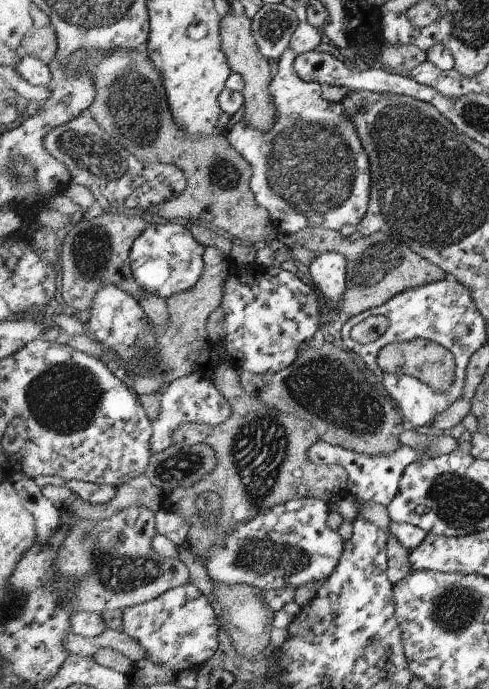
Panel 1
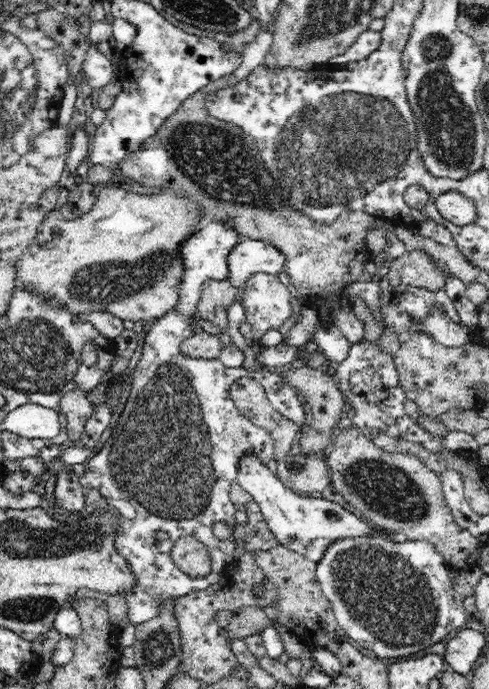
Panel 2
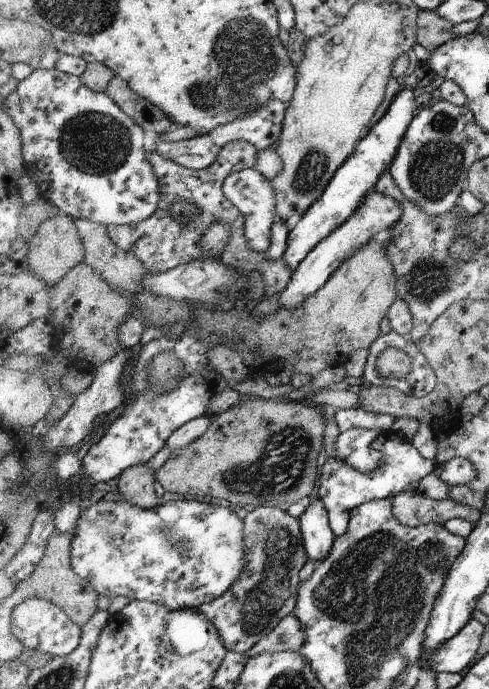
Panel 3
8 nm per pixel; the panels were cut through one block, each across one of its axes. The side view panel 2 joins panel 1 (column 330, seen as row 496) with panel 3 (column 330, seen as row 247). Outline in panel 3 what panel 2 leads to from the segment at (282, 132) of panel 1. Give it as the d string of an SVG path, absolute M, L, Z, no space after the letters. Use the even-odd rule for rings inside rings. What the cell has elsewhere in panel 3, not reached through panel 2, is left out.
M408 86L396 93L386 113L372 128L371 133L359 142L351 158L348 158L346 164L331 178L323 196L307 210L302 220L289 230L286 251L282 257L288 268L295 269L324 238L330 236L338 226L342 226L357 210L361 201L374 190L380 176L389 170L392 160L396 158L396 150L400 148L400 141L414 118L414 110L420 108L415 104L414 90Z

